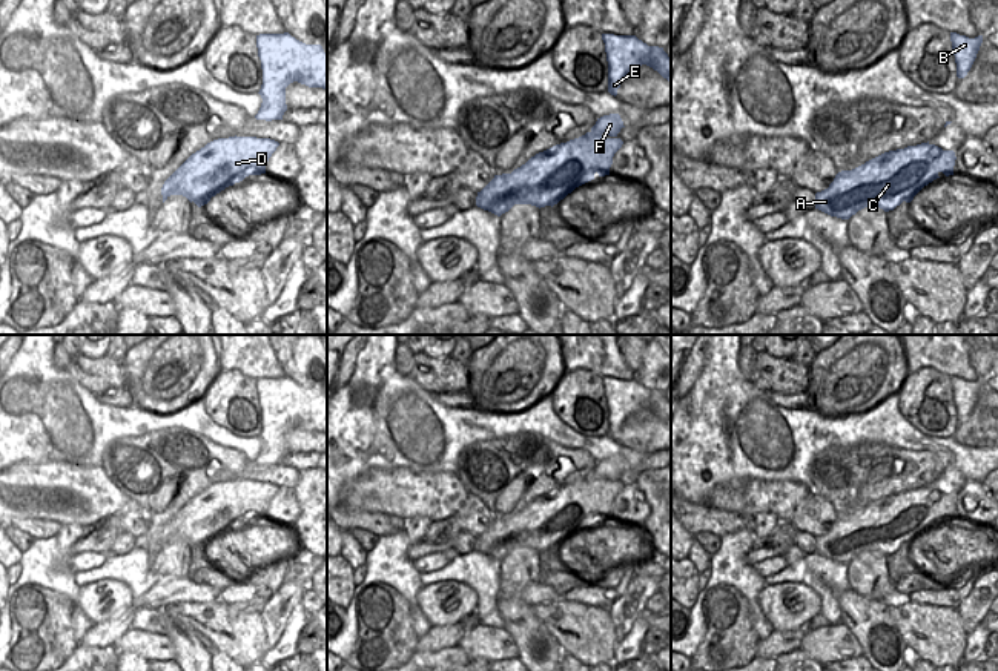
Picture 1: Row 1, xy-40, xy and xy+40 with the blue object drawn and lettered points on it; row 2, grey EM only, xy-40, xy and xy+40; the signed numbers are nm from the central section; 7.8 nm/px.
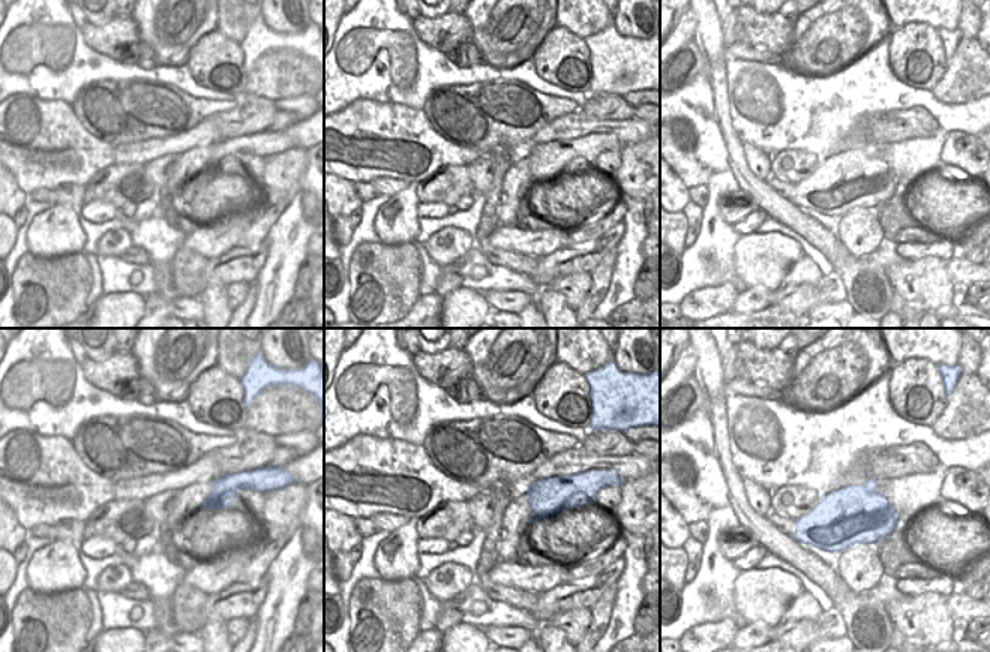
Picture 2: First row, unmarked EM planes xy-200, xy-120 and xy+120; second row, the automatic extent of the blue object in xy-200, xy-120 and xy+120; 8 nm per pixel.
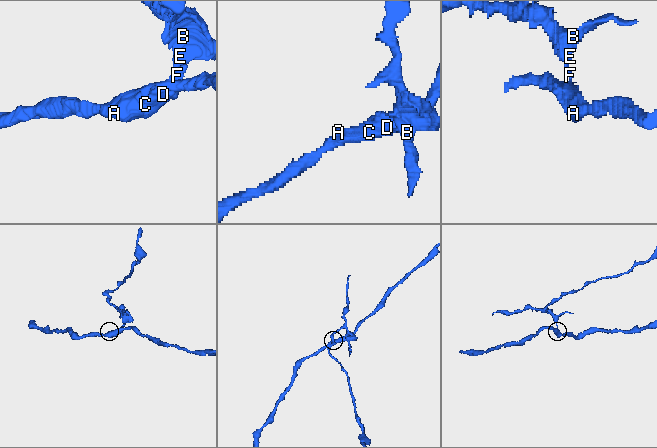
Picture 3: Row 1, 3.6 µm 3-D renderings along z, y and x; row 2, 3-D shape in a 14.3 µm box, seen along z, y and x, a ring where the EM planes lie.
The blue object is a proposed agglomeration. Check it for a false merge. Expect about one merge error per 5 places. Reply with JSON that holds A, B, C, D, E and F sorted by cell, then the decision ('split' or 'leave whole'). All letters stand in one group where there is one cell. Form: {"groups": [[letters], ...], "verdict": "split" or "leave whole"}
{"groups": [["A", "C", "D"], ["B", "E", "F"]], "verdict": "split"}

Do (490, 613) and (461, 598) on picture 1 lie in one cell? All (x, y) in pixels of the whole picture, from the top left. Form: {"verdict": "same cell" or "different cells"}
{"verdict": "different cells"}

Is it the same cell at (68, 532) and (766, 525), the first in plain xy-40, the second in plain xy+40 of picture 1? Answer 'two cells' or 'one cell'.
one cell

